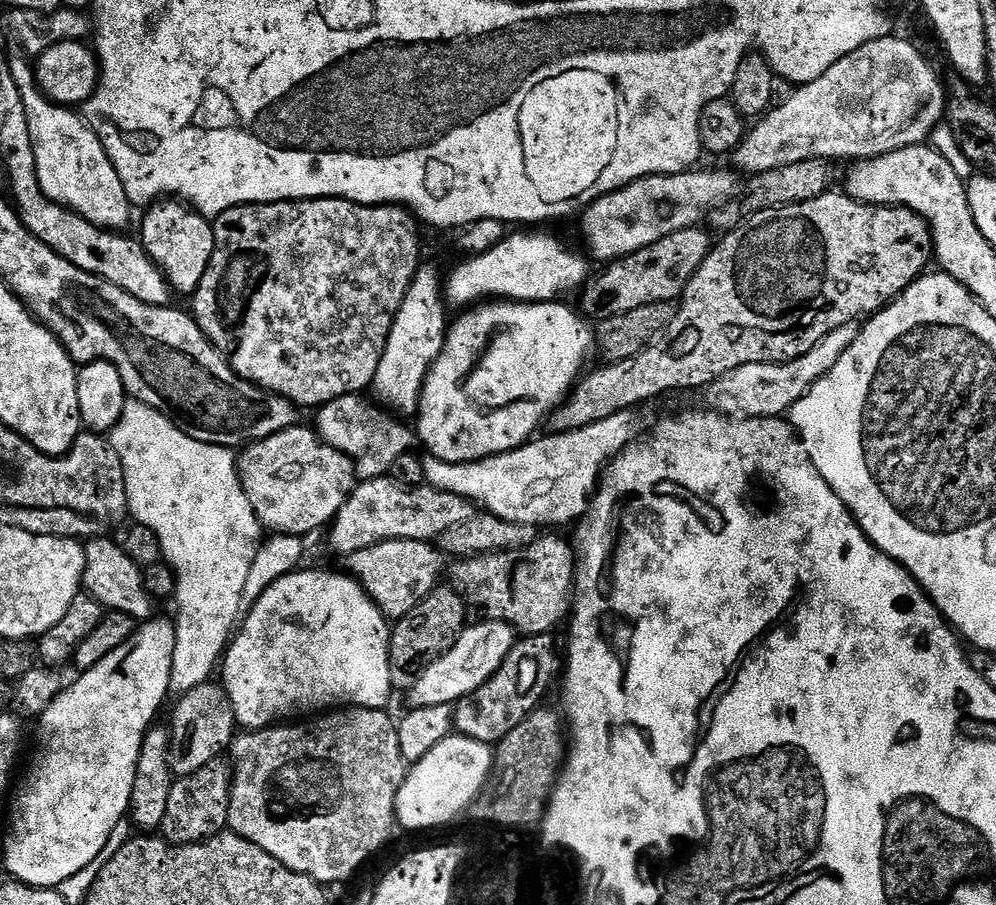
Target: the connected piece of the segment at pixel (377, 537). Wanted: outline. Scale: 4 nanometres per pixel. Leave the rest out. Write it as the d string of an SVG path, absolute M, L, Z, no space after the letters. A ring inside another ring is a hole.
M377 478L357 483L346 502L338 510L332 523L327 525L328 544L341 558L346 558L358 550L366 550L375 544L387 540L427 540L435 541L449 526L457 522L466 522L474 514L472 501L462 498L458 494L446 494L437 488L421 486L418 488L403 488L390 478Z

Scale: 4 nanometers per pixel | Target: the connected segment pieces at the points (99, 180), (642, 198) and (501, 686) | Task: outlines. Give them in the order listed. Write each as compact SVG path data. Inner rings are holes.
M17 57L9 61L11 77L22 96L26 126L30 126L30 142L34 146L38 182L46 198L77 212L86 218L86 222L99 228L127 229L124 227L131 222L134 209L126 198L122 178L118 178L118 170L114 170L95 130L86 123L79 111L49 100L36 86L33 65L25 57Z
M700 171L638 178L592 201L579 217L584 227L584 240L592 251L591 259L611 262L634 254L646 246L654 246L654 242L678 230L697 227L712 209L728 203L737 195L735 171Z
M549 634L546 636L524 636L517 639L516 645L510 650L510 654L502 662L500 669L485 684L478 686L478 690L474 690L456 701L452 714L455 731L466 738L474 738L483 744L495 746L502 738L506 738L506 734L510 734L510 730L514 730L514 726L518 726L518 722L522 722L528 715L541 707L543 700L540 699L547 694L552 679L555 676L557 679L562 668L561 653L560 656L556 653L556 638L555 635Z

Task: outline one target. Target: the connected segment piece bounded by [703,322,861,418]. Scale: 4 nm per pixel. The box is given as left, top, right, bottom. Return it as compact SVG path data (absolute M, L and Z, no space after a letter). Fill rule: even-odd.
M853 322L846 326L838 326L814 350L810 350L804 356L794 358L790 362L781 364L747 364L738 366L738 370L730 370L722 378L718 378L713 384L707 385L703 393L704 400L709 409L733 418L751 418L753 416L783 417L798 401L808 392L810 386L818 378L828 375L828 371L842 358L842 354L854 342L854 338L860 333L861 325Z

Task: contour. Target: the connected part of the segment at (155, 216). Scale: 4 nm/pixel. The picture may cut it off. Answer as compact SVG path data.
M161 198L143 213L138 239L146 254L159 266L167 278L173 293L180 292L185 298L191 297L210 266L210 258L216 249L213 221L196 211L190 204L175 198Z

